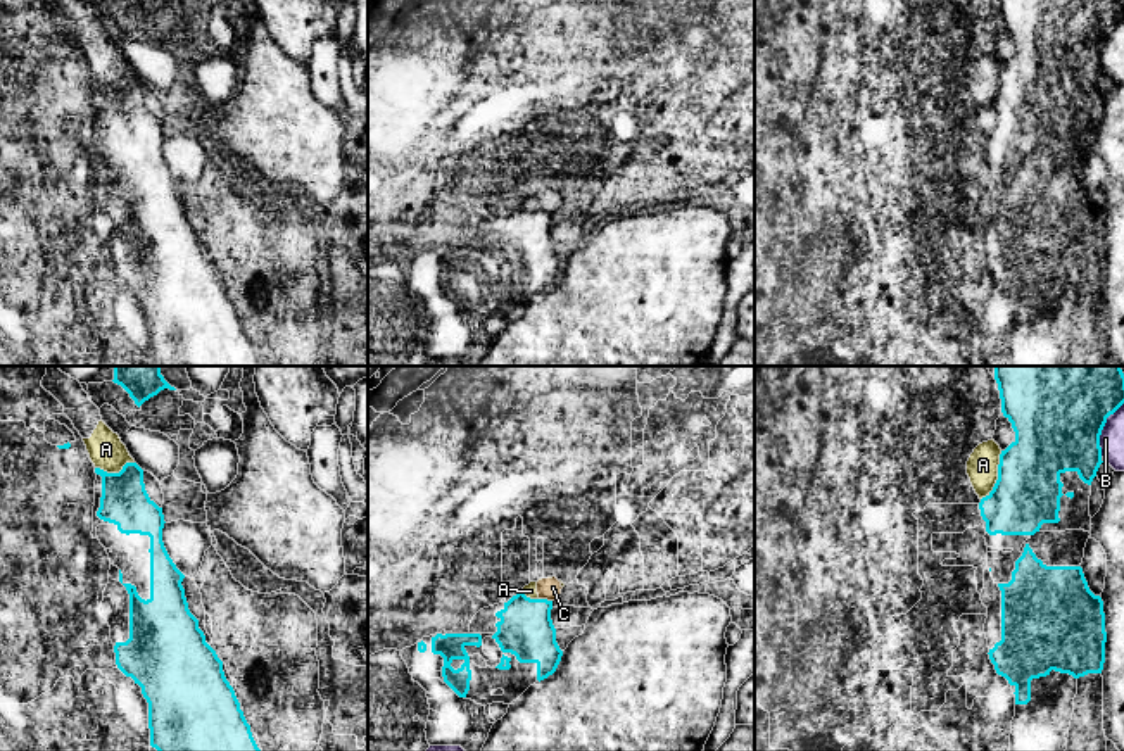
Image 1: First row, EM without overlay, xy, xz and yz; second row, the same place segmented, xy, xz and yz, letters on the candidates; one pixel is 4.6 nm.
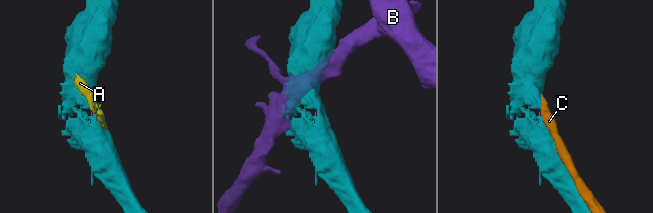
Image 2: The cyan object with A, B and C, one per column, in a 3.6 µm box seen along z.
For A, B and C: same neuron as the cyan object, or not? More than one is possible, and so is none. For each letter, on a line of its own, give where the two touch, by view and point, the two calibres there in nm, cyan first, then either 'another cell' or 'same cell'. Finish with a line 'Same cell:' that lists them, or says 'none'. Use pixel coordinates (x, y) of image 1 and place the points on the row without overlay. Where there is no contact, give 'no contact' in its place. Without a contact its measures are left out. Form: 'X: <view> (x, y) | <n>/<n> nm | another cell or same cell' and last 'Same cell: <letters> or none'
A: yz (998, 88) | 300/140 nm | another cell
B: yz (1102, 42) | 400/110 nm | another cell
C: xz (546, 213) | 260/100 nm | another cell
Same cell: none

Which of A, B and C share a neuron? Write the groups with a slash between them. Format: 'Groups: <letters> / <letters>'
Groups: A C / B

